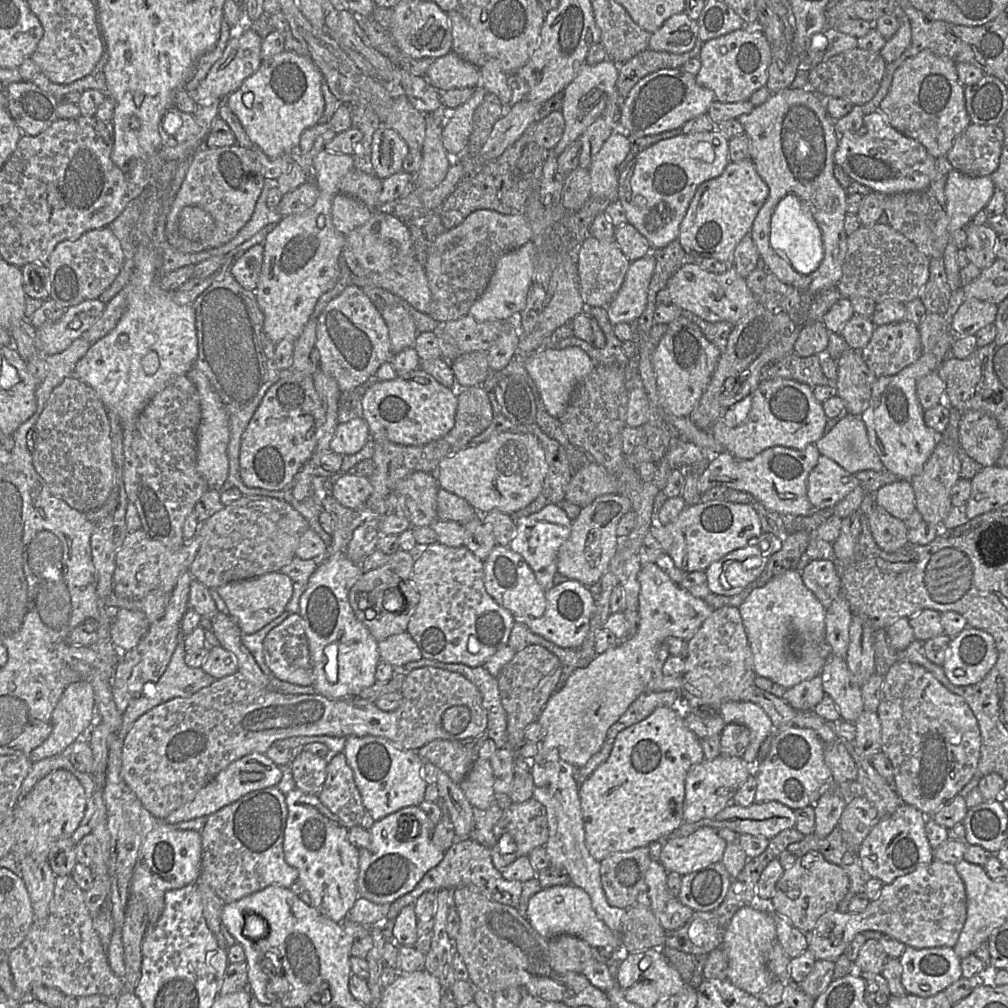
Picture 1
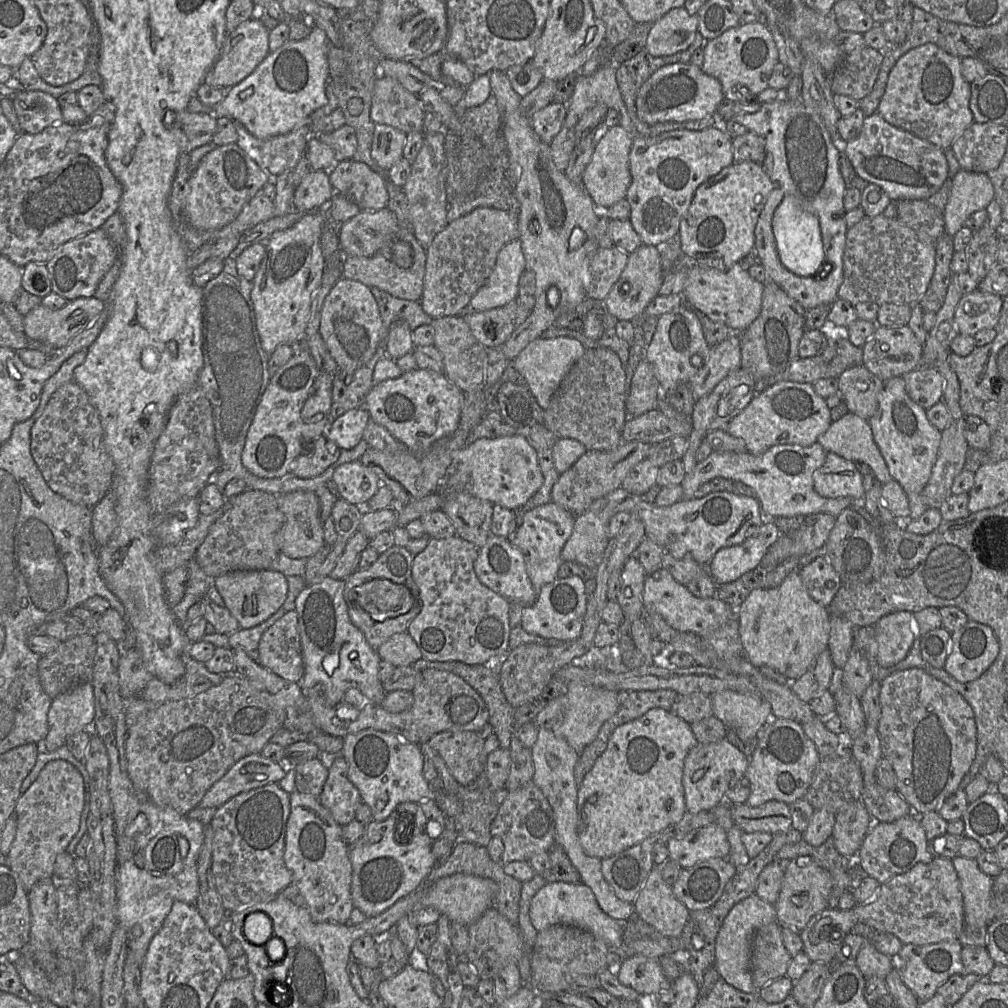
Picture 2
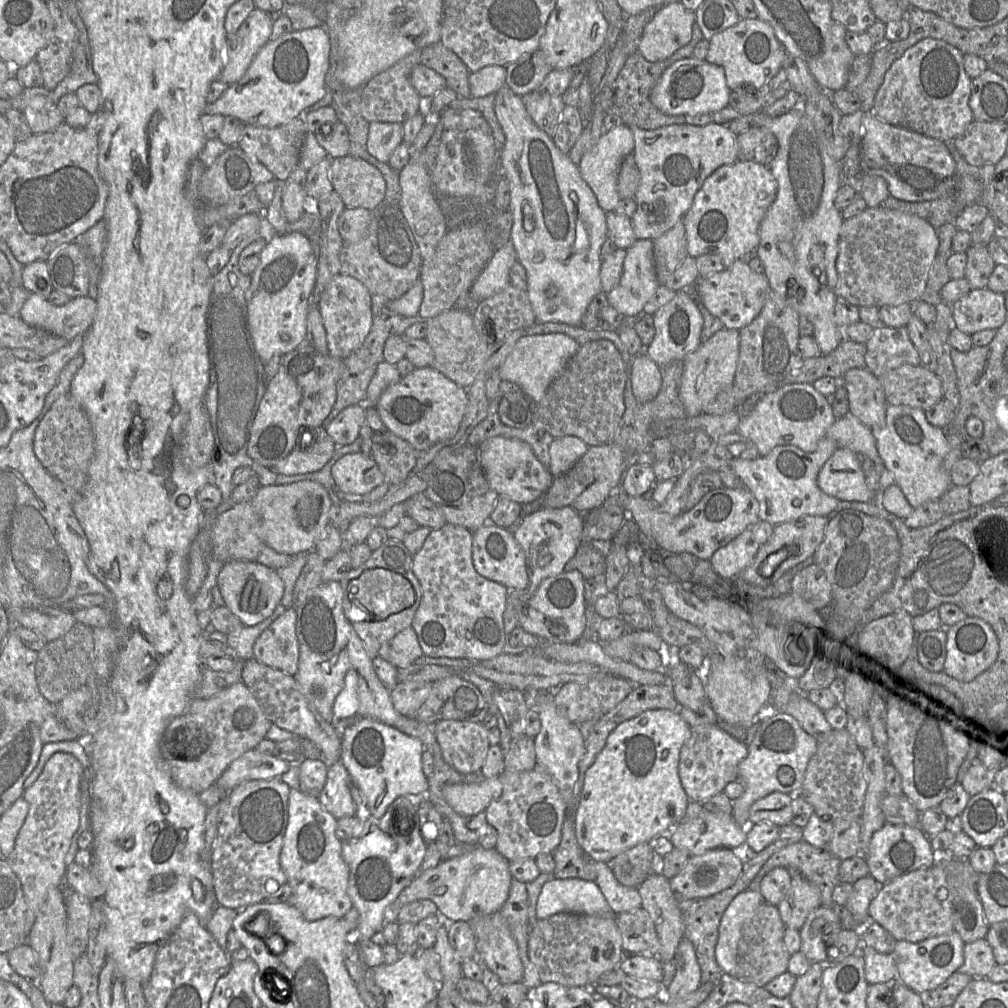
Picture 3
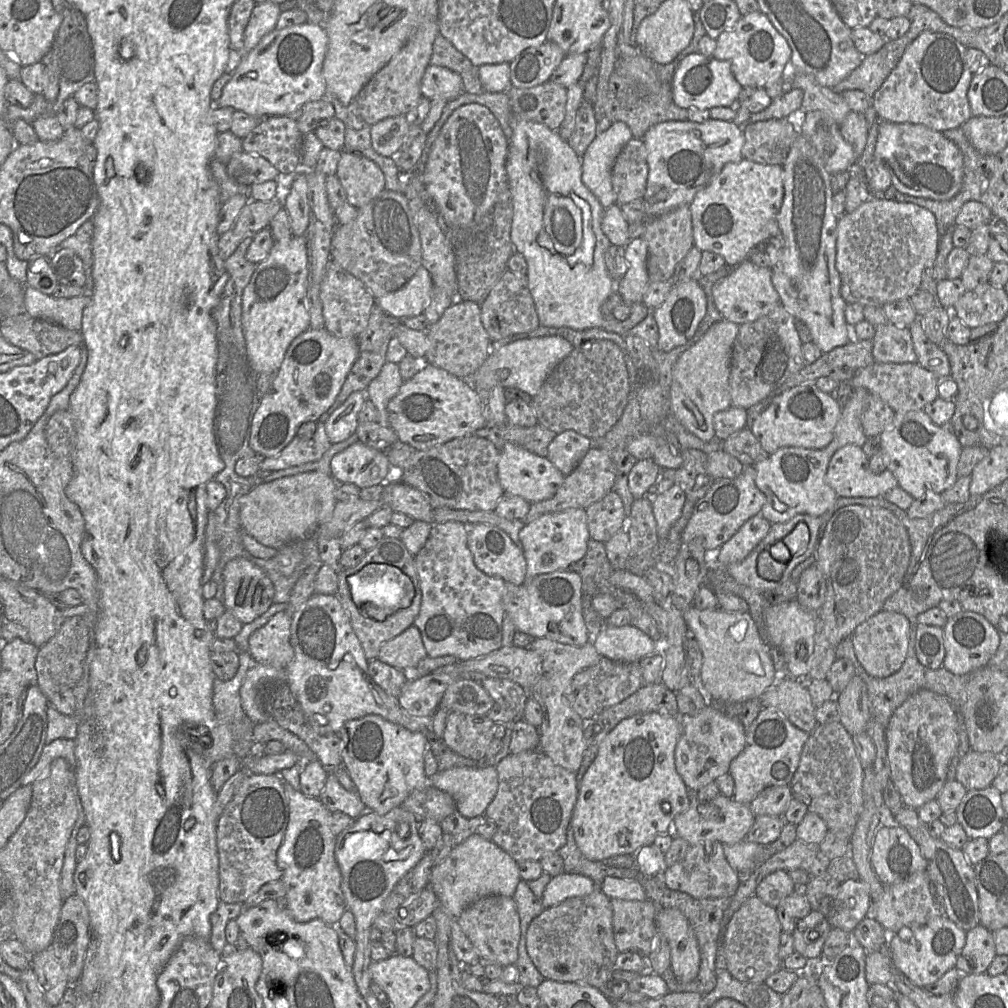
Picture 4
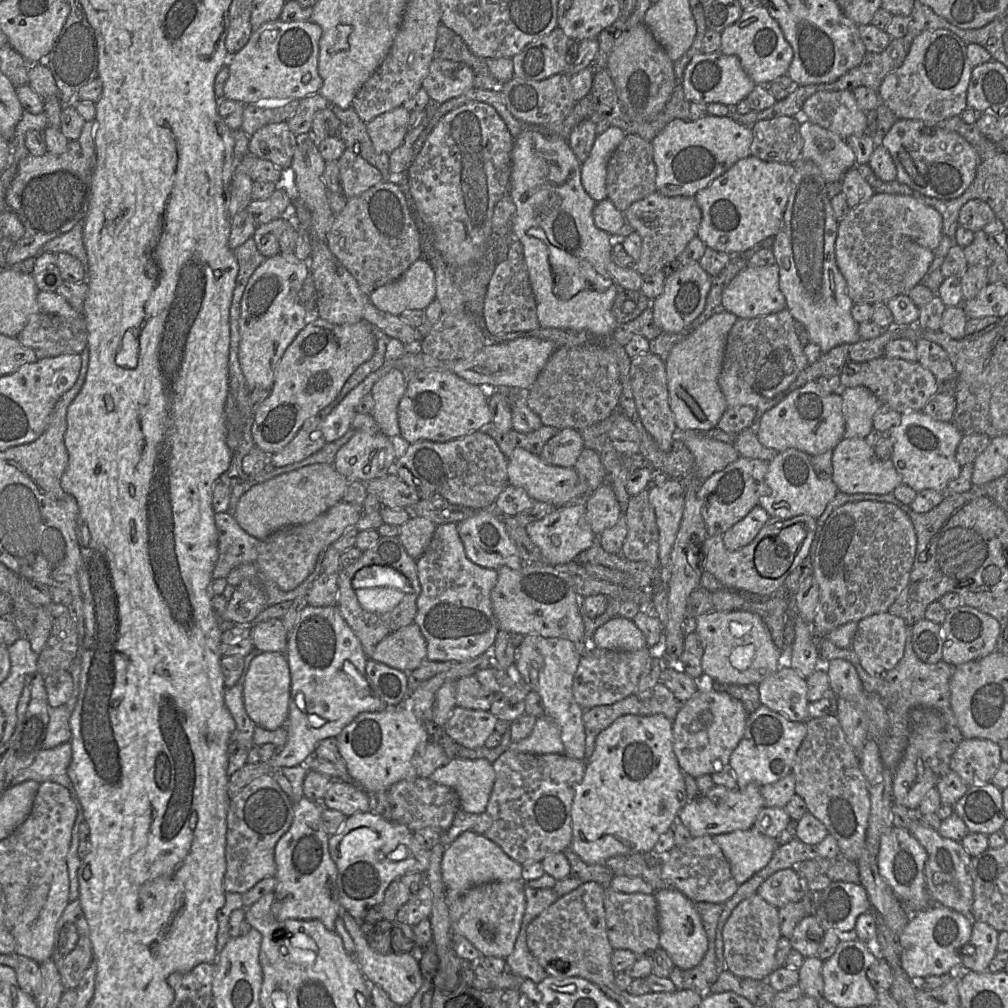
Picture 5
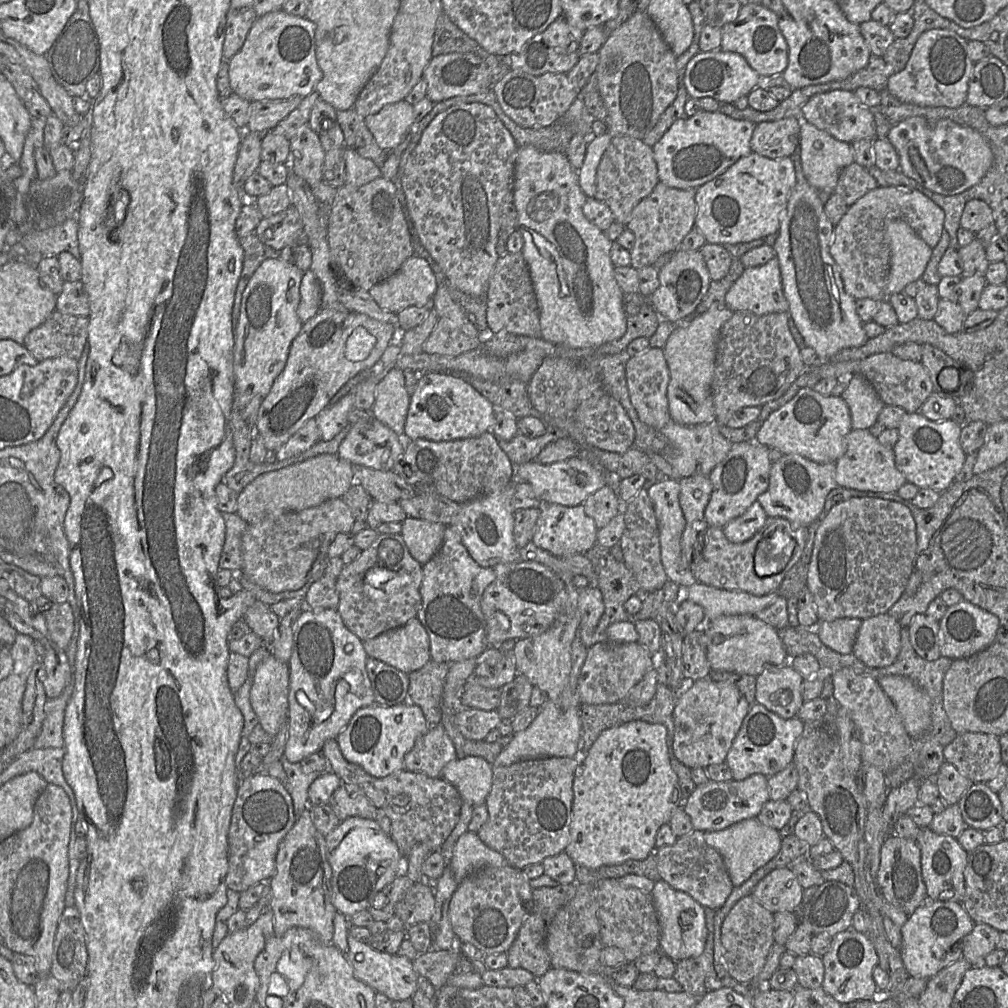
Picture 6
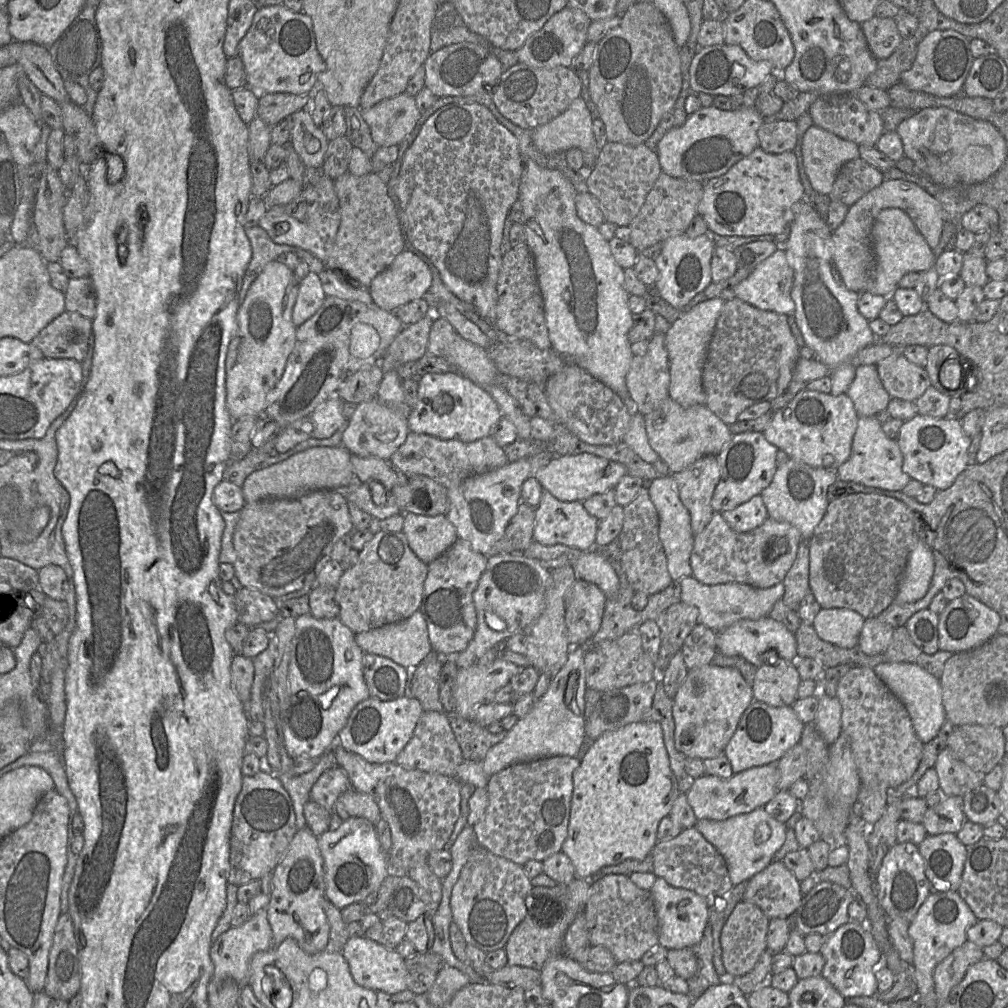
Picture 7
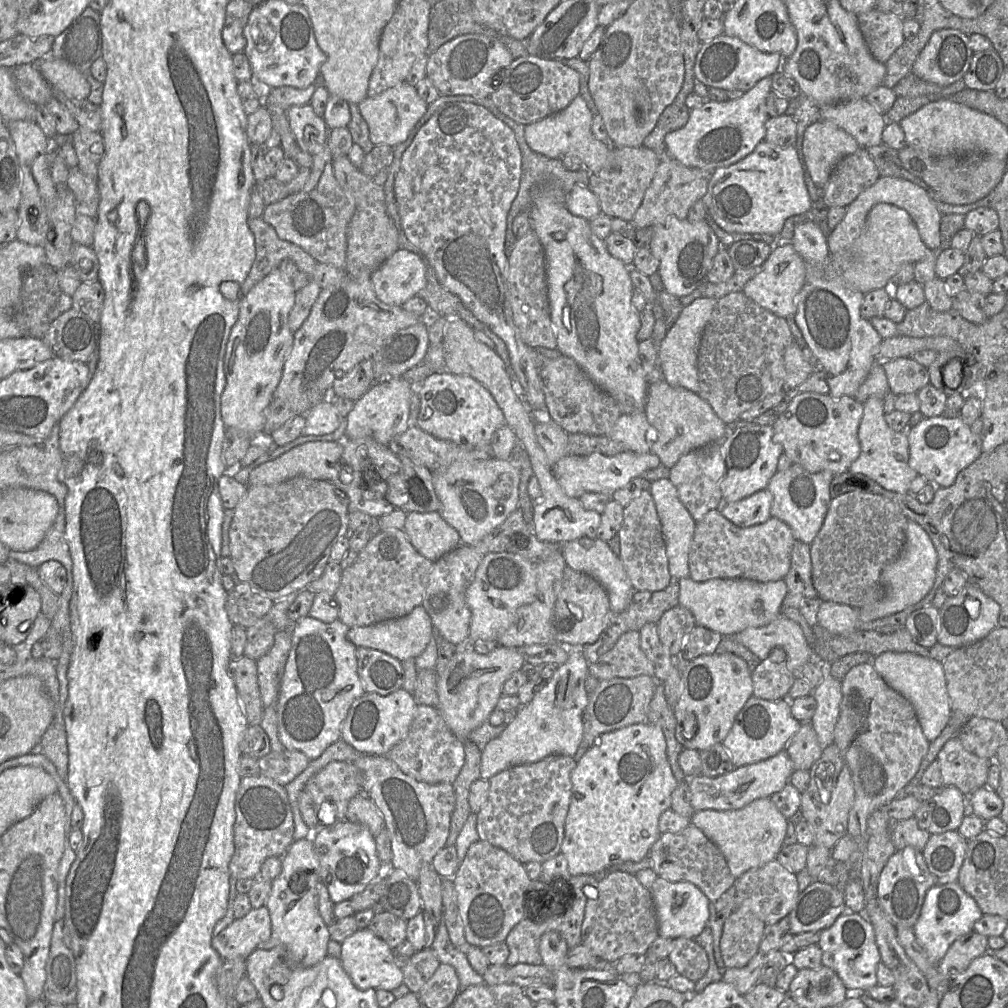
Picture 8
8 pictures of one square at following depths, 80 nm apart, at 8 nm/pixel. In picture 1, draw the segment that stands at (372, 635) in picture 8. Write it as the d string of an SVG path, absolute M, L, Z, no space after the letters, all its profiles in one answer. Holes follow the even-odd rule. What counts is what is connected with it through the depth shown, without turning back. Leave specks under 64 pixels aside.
M407 632L393 634L378 642L381 661L392 665L395 669L402 669L409 662L422 659L421 651Z

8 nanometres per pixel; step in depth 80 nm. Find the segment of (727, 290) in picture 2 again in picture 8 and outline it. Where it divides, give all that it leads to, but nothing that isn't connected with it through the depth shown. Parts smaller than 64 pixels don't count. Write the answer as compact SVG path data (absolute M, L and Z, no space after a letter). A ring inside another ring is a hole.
M792 243L774 247L760 272L746 283L742 292L760 307L781 318L794 317L797 295L806 279L806 264Z

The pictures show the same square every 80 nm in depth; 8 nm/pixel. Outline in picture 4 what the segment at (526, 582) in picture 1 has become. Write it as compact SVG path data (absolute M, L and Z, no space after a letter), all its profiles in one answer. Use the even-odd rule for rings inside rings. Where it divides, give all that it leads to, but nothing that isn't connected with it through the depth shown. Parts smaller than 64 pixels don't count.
M489 524L469 525L467 545L475 566L486 575L514 585L526 581L524 554L502 529Z

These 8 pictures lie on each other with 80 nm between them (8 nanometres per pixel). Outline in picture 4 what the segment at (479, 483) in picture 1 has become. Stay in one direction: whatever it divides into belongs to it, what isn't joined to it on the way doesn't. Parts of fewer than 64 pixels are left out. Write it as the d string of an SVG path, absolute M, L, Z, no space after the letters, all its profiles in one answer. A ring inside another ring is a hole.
M507 443L500 451L498 479L504 493L519 496L534 504L552 498L564 482L565 476L546 457Z

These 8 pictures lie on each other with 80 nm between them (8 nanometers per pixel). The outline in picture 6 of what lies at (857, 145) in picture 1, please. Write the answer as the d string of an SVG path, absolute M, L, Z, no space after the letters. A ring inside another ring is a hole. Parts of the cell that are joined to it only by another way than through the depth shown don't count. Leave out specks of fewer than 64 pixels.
M913 116L893 125L886 138L899 156L899 170L924 188L937 194L952 196L977 184L993 163L987 139L977 130L961 126L949 119L928 122Z

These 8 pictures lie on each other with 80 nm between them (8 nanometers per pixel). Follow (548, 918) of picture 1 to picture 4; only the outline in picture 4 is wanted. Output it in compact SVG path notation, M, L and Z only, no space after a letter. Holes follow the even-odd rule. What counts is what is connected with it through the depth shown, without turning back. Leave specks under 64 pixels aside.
M562 873L551 878L544 890L541 902L544 909L548 909L568 898L589 895L596 888L598 887L595 883L583 875Z

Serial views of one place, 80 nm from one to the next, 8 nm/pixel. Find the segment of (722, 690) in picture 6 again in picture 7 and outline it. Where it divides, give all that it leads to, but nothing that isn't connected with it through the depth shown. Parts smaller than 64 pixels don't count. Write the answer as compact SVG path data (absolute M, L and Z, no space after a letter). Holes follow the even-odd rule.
M704 665L688 671L673 699L675 747L686 758L716 758L734 735L742 714L754 701L753 689L735 667Z

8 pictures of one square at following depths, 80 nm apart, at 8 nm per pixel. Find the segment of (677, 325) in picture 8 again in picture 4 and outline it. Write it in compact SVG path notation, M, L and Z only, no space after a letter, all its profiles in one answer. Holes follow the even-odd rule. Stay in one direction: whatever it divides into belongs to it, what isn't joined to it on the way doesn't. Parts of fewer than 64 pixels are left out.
M725 319L712 324L696 343L678 357L672 370L669 391L672 413L682 426L705 442L715 437L714 415L731 407L729 375L732 348L738 331L738 324Z

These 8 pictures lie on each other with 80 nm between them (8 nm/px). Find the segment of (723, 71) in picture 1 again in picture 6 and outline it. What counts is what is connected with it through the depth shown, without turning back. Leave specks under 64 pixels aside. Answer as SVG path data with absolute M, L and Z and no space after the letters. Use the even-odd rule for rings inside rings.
M762 3L743 5L738 17L730 23L725 24L722 28L721 50L726 52L735 52L745 58L747 63L761 77L771 76L774 74L783 74L788 66L789 53L788 44L778 26L777 15Z

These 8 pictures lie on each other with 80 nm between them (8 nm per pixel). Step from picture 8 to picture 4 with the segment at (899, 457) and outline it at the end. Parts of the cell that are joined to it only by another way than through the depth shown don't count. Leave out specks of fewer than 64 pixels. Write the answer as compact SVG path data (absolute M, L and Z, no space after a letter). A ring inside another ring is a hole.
M854 444L845 445L834 453L825 480L838 497L884 497L889 490L898 486L890 470L872 473L862 447Z

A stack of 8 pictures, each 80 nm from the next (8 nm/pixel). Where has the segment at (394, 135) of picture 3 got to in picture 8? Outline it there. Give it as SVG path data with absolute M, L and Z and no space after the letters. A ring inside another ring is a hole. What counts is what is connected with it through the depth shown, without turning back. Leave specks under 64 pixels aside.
M403 82L375 96L367 96L359 104L359 109L368 124L372 143L394 147L408 138L414 126L426 113L428 104L420 98L415 86Z

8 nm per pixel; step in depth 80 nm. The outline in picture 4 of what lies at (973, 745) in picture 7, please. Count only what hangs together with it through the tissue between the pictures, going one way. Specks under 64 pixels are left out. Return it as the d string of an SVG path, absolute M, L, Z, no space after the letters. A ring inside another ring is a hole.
M970 750L956 768L956 780L967 791L981 790L992 785L1004 760L1002 756Z

